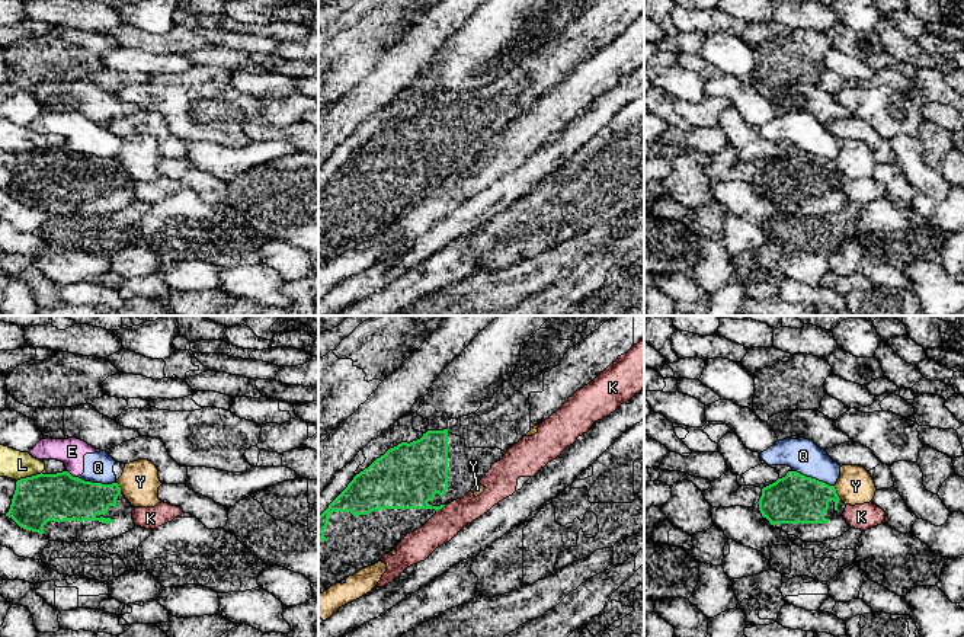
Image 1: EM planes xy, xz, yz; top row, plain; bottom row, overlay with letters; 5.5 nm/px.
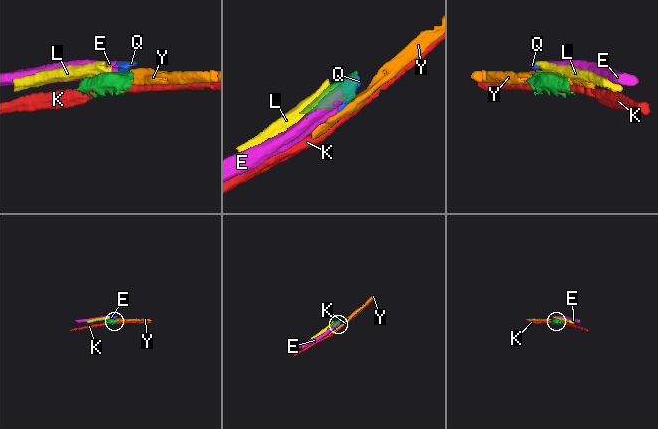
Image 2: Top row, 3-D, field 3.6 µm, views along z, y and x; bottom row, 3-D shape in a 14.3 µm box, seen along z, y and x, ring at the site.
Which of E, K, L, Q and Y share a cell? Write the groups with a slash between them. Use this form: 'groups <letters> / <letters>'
groups E Q / K / L / Y

